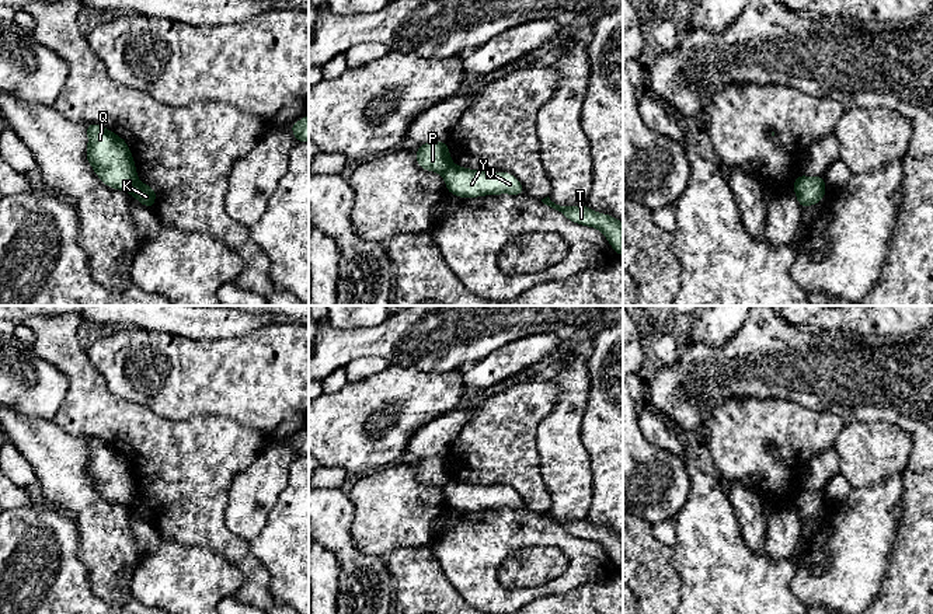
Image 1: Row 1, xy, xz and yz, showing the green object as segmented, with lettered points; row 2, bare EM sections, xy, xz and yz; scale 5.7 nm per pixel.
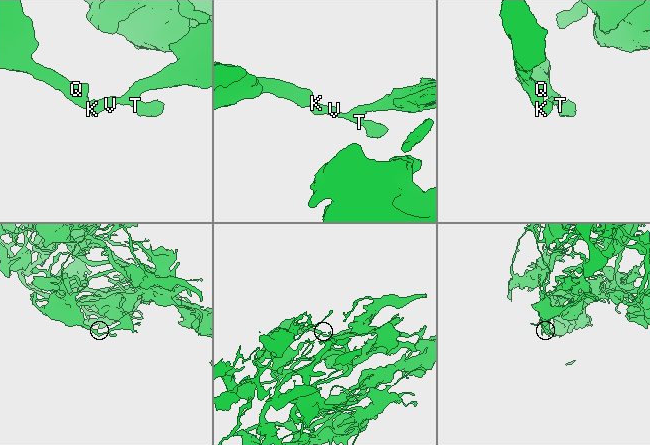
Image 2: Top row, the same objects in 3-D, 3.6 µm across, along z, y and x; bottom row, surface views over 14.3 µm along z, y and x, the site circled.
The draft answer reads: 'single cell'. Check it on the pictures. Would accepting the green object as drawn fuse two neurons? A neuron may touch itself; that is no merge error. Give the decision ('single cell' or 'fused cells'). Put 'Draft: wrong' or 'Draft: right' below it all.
fused cells
Draft: wrong

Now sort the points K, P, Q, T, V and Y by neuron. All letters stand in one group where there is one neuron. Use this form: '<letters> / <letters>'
K T V Y / P Q

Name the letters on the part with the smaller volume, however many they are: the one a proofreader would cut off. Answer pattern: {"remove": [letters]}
{"remove": ["K", "T", "V", "Y"]}

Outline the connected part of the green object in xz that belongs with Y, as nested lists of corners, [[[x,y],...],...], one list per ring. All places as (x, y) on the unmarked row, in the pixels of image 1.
[[[450,478],[443,486],[449,507],[462,513],[483,509],[526,509],[522,498],[509,486],[483,486]]]

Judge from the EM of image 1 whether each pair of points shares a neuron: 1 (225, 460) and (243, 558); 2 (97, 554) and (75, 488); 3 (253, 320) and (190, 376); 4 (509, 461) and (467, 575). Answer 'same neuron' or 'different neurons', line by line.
1: same neuron
2: same neuron
3: different neurons
4: different neurons

